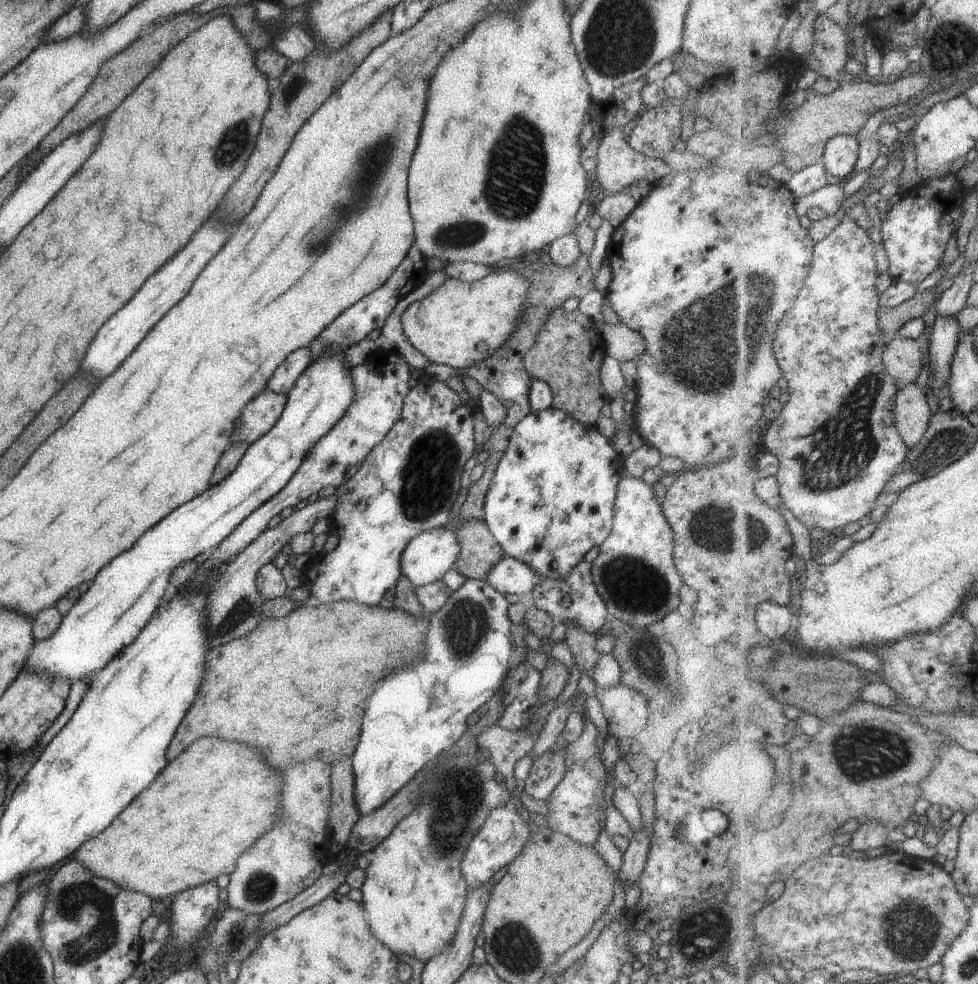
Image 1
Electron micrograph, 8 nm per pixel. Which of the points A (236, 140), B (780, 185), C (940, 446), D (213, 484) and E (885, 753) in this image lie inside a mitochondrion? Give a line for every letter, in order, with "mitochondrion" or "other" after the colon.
A: mitochondrion
B: other
C: mitochondrion
D: other
E: mitochondrion

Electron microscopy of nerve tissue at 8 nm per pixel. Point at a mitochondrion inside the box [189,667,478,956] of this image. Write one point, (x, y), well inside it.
(260, 888)

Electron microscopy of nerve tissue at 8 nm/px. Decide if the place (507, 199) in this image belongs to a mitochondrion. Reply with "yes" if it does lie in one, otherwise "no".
yes

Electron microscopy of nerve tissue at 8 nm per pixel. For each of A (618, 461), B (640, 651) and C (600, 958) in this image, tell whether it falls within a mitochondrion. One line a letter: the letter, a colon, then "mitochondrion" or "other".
A: other
B: mitochondrion
C: other

